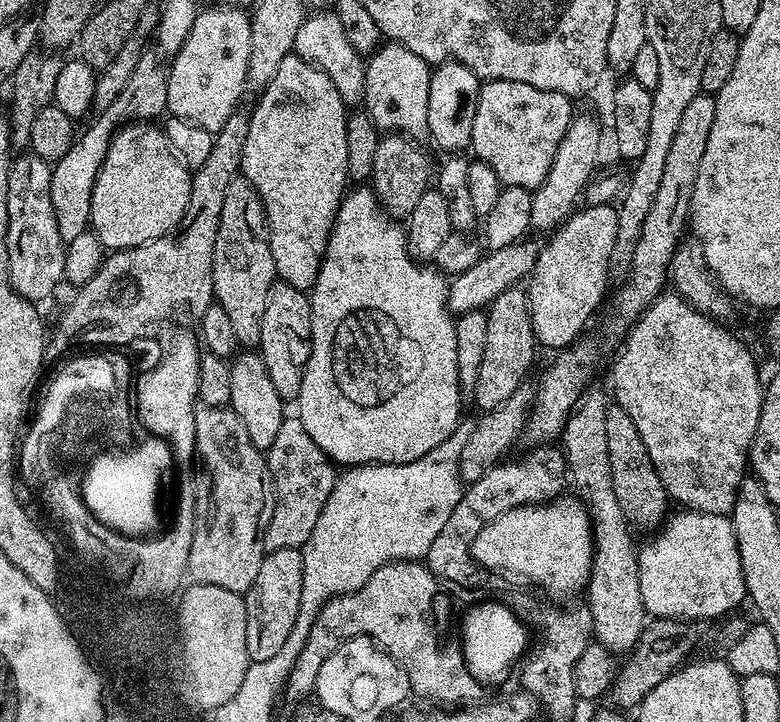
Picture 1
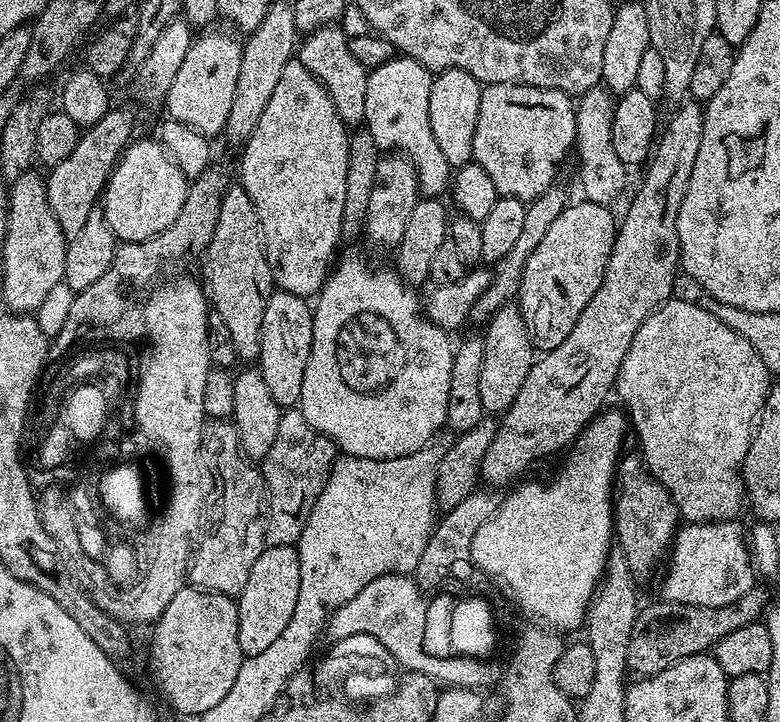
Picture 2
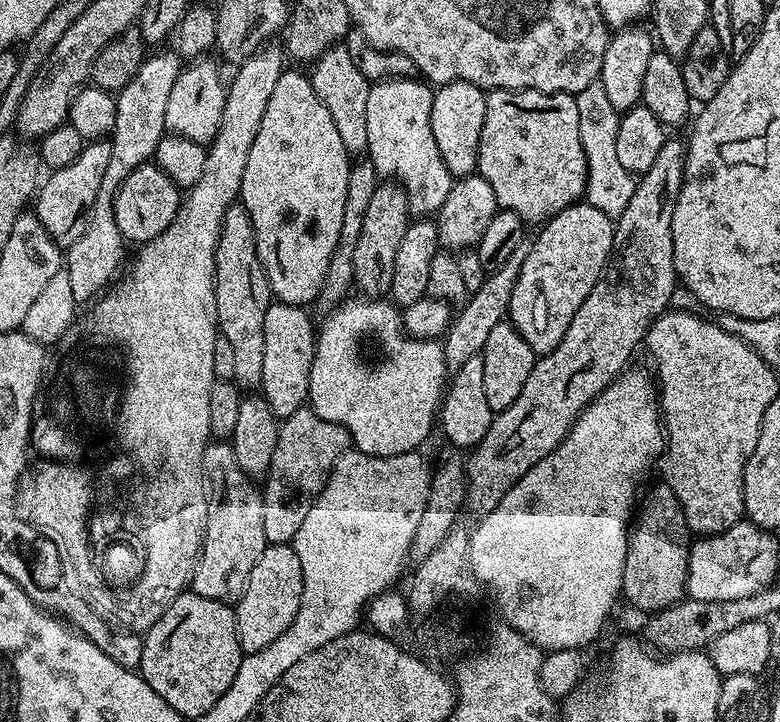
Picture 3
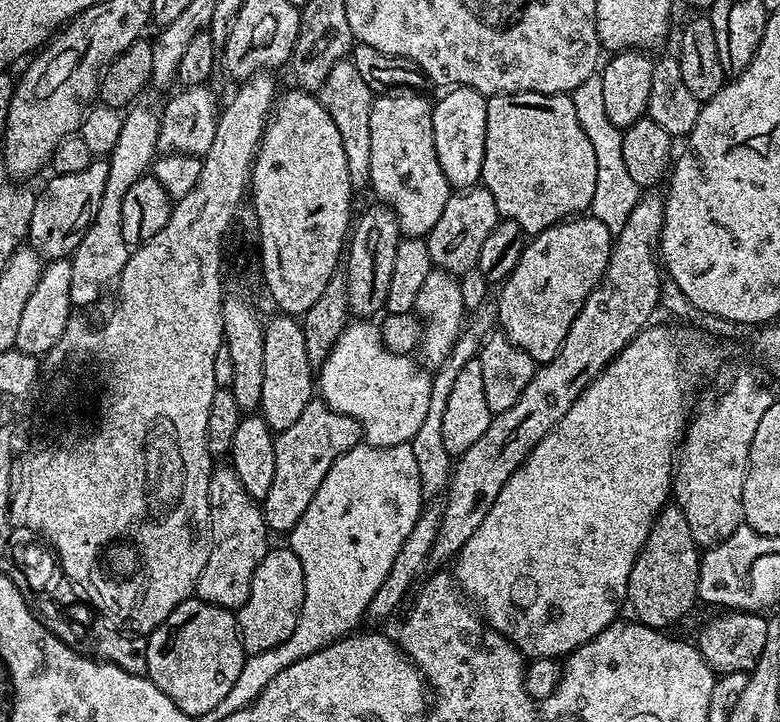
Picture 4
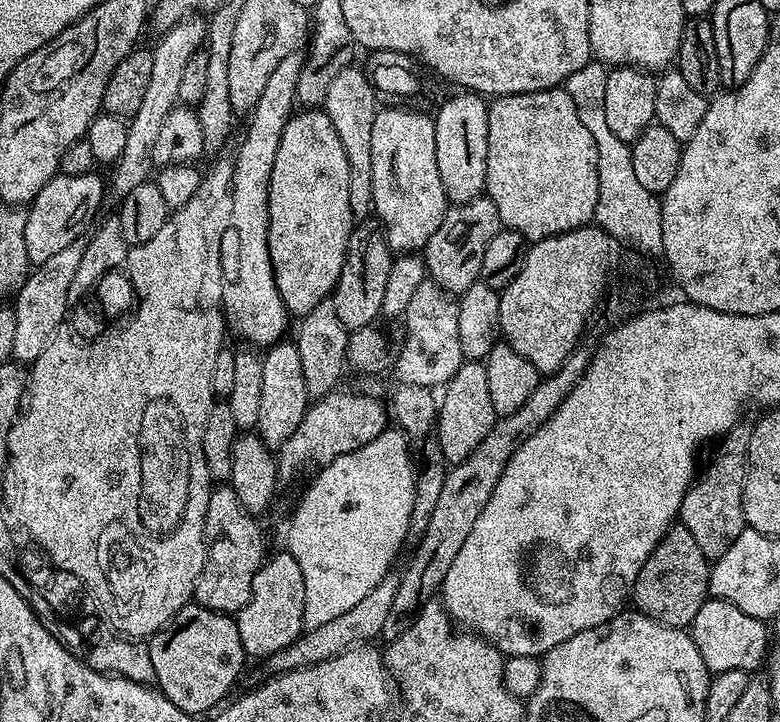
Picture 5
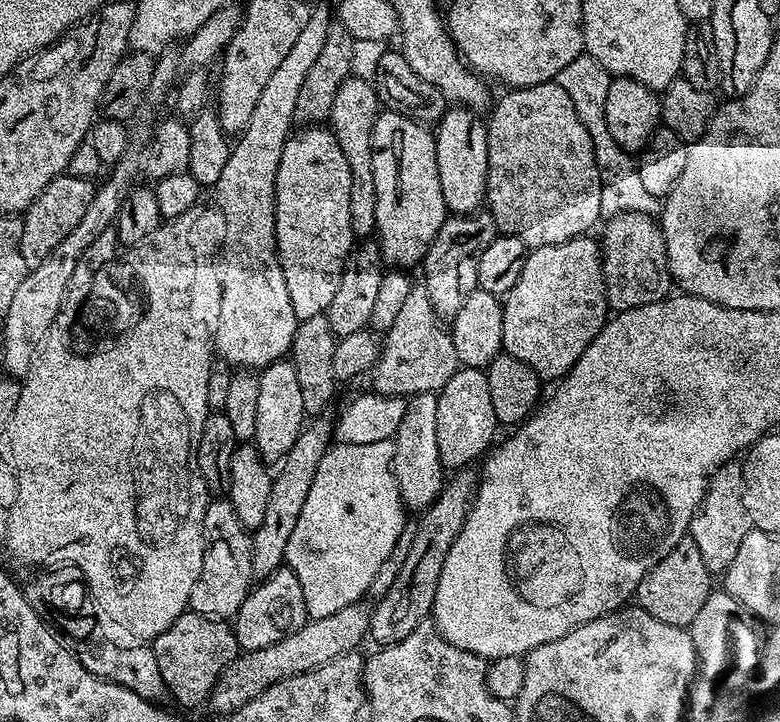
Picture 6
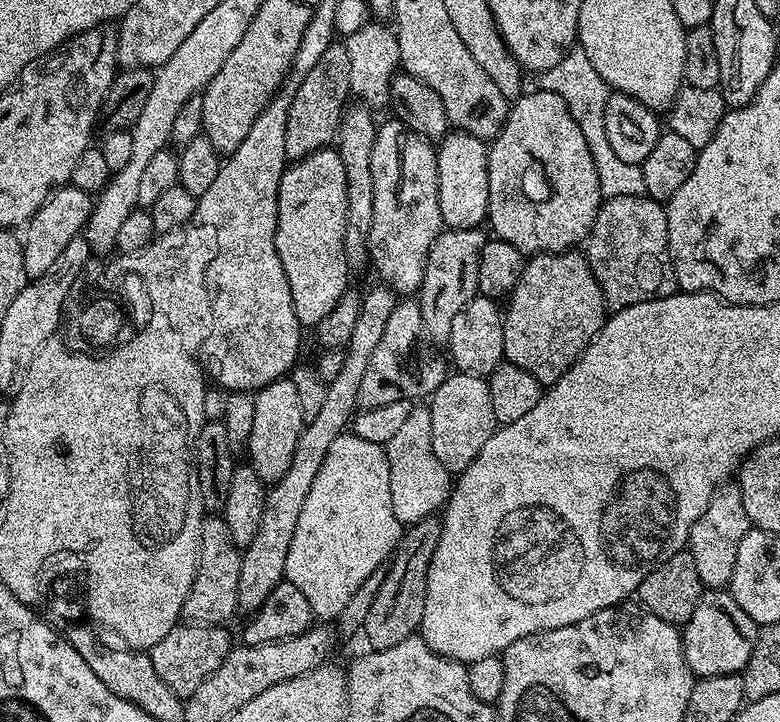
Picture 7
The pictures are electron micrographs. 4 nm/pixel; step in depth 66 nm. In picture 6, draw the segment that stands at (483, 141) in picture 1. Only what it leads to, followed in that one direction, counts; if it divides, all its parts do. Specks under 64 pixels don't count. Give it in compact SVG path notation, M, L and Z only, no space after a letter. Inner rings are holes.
M555 82L530 86L529 88L513 88L505 91L505 96L496 104L492 117L487 117L488 129L488 190L486 193L486 208L491 212L497 229L505 236L516 236L529 249L541 248L547 244L566 242L575 236L591 233L596 219L601 219L600 207L602 206L602 186L600 185L600 168L595 160L594 142L585 126L579 121L578 114L574 110L574 102L566 94L566 90Z

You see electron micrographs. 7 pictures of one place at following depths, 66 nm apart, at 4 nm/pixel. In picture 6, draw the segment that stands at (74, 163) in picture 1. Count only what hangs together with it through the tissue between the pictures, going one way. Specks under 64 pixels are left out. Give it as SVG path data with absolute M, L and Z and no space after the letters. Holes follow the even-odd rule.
M67 174L56 176L50 182L50 186L42 190L42 194L30 205L27 212L23 213L24 225L22 226L20 249L22 258L26 258L26 266L30 270L48 259L54 246L58 246L58 242L62 242L62 238L66 238L66 234L70 234L70 230L78 226L78 222L82 222L96 189L97 185L90 180L74 178Z

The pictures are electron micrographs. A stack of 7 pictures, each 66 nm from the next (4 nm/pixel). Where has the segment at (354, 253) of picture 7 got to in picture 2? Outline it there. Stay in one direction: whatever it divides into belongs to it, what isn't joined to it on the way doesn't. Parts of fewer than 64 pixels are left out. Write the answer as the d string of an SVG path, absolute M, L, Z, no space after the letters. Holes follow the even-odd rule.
M329 26L307 33L299 41L298 59L320 85L330 94L330 102L334 102L334 110L338 110L338 118L346 126L360 126L366 114L366 78L369 69L350 51L348 36L343 27Z

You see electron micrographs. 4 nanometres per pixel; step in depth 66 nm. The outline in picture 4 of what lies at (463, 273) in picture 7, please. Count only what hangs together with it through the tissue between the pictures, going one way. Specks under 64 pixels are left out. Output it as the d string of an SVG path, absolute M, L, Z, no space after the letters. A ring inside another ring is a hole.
M486 187L466 188L449 195L446 210L442 210L442 218L434 222L426 237L433 265L453 274L473 271L480 263L482 242L490 238L501 219L498 206L494 202L494 194L490 194Z

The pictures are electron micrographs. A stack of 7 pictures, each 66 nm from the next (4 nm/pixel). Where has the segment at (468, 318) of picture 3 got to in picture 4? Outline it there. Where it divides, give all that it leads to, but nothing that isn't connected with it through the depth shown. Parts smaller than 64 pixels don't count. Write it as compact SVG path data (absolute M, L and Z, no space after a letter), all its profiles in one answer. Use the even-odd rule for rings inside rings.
M483 304L473 311L472 316L474 316L474 324L469 323L461 331L460 336L455 340L455 344L451 348L450 354L441 364L437 365L433 373L430 405L425 421L422 422L422 427L418 430L418 434L410 441L414 450L415 462L418 465L419 484L422 486L422 494L426 500L437 499L447 489L448 482L451 479L454 462L449 451L446 450L446 442L443 441L442 433L442 421L446 412L447 399L450 398L451 387L454 386L459 371L462 370L463 366L466 366L466 362L475 359L479 355L484 337L482 328L490 323L492 325L495 323L496 309L493 305Z

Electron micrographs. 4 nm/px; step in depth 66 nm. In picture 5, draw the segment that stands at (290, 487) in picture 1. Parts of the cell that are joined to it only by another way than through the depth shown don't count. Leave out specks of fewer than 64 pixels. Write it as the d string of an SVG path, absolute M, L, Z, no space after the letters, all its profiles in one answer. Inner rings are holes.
M326 395L309 403L302 422L298 422L298 430L294 430L292 437L279 449L278 472L281 477L294 475L299 460L309 460L315 466L329 464L335 456L366 446L366 442L374 442L389 427L390 416L385 405L383 408L368 396L338 395Z

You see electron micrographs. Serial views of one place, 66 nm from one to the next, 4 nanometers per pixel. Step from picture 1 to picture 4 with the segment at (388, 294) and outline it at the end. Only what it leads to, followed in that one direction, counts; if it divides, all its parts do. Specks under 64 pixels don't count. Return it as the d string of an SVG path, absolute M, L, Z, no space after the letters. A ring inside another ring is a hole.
M360 318L349 322L338 335L329 356L318 368L318 396L336 412L360 423L363 439L374 446L398 446L412 441L425 421L430 405L432 376L427 367L412 361L411 355L392 353L385 344L385 333L372 322Z

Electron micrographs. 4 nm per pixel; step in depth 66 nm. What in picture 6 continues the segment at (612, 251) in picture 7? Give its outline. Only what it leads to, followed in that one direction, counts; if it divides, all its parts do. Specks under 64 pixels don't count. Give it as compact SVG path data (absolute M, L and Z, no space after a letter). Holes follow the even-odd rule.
M622 212L611 217L606 224L602 263L609 309L613 313L625 312L666 299L673 291L674 281L668 269L666 242L657 217L644 212Z

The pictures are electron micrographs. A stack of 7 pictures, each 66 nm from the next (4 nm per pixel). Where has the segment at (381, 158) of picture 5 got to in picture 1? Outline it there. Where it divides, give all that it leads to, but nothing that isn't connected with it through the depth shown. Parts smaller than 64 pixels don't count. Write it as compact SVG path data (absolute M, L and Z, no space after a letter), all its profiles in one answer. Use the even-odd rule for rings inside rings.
M385 43L367 57L364 65L363 111L384 134L407 134L413 138L425 135L428 119L426 106L430 94L432 68L406 46Z

